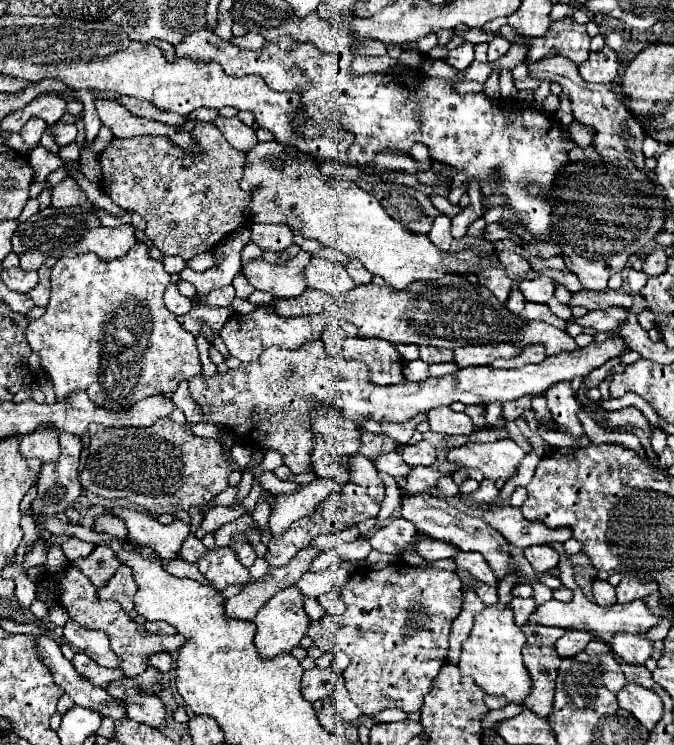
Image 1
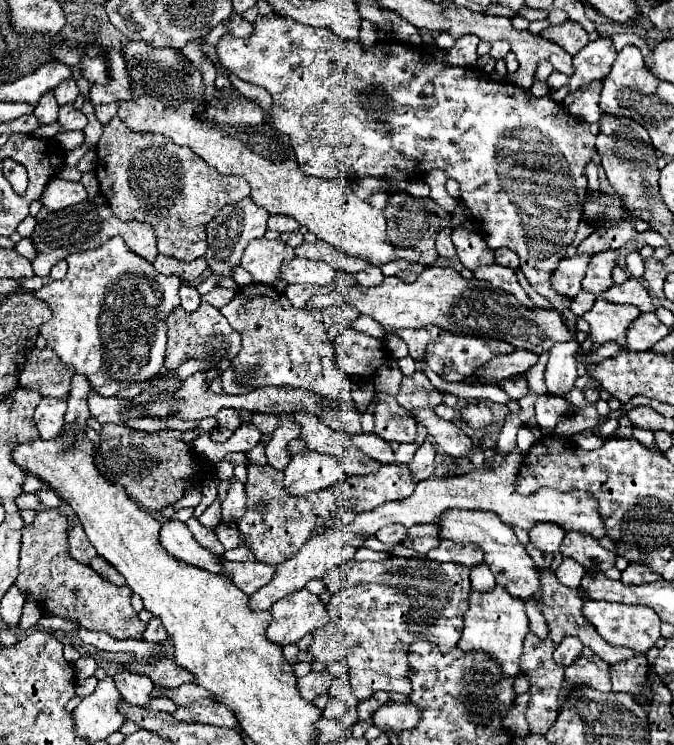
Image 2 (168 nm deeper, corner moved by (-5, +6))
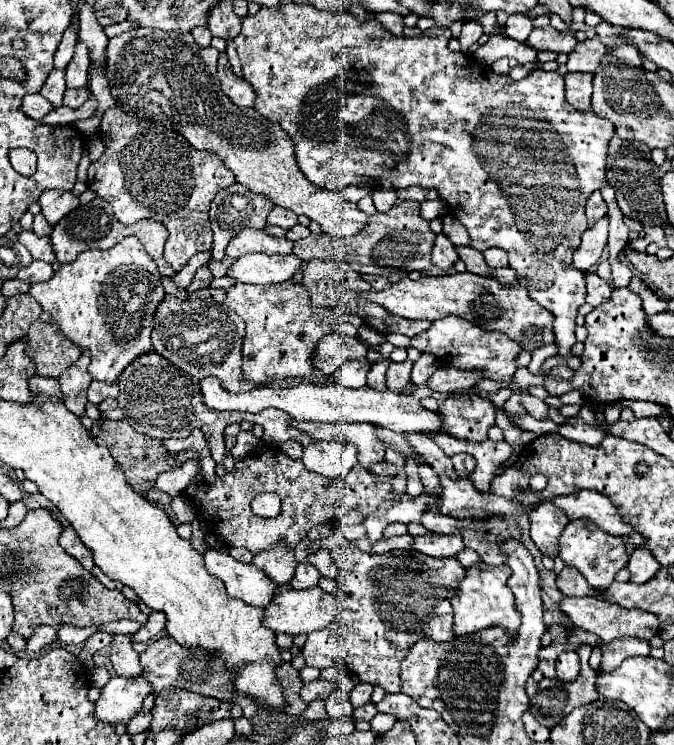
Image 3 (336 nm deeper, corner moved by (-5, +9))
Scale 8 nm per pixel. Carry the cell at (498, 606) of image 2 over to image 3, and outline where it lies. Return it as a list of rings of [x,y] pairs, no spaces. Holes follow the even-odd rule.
[[[477,564],[465,570],[465,578],[457,584],[457,594],[453,596],[453,610],[455,610],[455,626],[453,632],[457,636],[479,632],[487,626],[507,626],[507,630],[515,636],[521,624],[521,614],[515,610],[513,592],[507,586],[511,576],[509,566],[487,566]]]

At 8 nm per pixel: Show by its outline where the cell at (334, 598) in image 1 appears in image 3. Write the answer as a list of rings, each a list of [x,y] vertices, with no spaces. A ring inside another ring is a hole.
[[[319,550],[313,556],[309,556],[309,562],[317,566],[317,570],[321,572],[321,576],[325,578],[335,578],[337,576],[337,566],[335,560],[331,558],[331,554],[327,550]]]

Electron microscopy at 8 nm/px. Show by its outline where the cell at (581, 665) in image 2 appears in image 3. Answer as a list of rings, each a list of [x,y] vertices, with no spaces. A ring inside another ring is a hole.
[[[581,644],[581,648],[577,650],[577,654],[579,654],[579,658],[581,658],[581,672],[579,672],[579,676],[577,676],[575,682],[563,684],[563,682],[559,682],[557,678],[545,678],[545,680],[539,682],[537,694],[529,700],[529,708],[527,708],[527,710],[535,716],[535,720],[537,720],[539,724],[543,724],[543,726],[547,726],[547,728],[553,728],[553,726],[557,726],[557,722],[561,722],[563,716],[571,714],[575,708],[585,706],[585,704],[591,704],[591,702],[595,702],[595,700],[599,698],[597,688],[595,688],[597,672],[591,670],[591,668],[589,668],[589,662],[587,662],[589,656],[591,656],[591,650],[593,650],[591,646],[583,646],[583,644]]]

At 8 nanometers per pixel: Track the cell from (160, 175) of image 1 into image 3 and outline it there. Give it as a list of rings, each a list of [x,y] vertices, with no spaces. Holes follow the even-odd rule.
[[[117,106],[105,112],[99,134],[107,148],[87,170],[89,190],[107,200],[123,224],[133,224],[143,218],[161,220],[169,230],[165,260],[177,272],[183,270],[197,252],[211,250],[213,234],[209,228],[209,204],[221,188],[235,182],[233,172],[217,154],[197,150],[179,132],[159,122],[133,118]]]

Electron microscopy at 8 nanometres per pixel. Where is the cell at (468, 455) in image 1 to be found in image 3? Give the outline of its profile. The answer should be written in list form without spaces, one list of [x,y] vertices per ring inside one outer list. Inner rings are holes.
[[[205,378],[201,380],[201,392],[203,400],[213,410],[243,410],[243,412],[259,412],[265,408],[279,408],[287,412],[295,420],[311,420],[311,422],[369,422],[373,426],[389,428],[393,432],[437,432],[439,430],[439,418],[435,412],[425,410],[419,406],[417,396],[403,396],[393,394],[391,390],[373,390],[369,386],[365,388],[345,388],[339,384],[329,386],[313,386],[303,384],[295,388],[255,388],[243,394],[229,394],[221,388],[217,378]]]

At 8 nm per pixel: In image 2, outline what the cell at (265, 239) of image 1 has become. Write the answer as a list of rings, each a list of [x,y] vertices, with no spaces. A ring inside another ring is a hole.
[[[271,215],[269,221],[267,221],[267,229],[269,231],[279,231],[279,233],[285,233],[285,231],[297,231],[299,229],[299,223],[287,215]]]

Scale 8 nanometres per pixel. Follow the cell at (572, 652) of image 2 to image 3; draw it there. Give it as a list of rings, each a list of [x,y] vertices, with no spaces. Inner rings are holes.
[[[565,652],[557,658],[557,680],[561,682],[573,682],[573,678],[577,678],[579,674],[579,656],[577,652]]]

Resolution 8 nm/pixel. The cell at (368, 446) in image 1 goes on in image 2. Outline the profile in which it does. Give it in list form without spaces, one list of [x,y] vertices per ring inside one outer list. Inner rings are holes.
[[[389,413],[375,415],[375,433],[383,437],[385,441],[397,441],[397,443],[411,443],[415,441],[415,427],[417,421],[413,417],[393,417]]]

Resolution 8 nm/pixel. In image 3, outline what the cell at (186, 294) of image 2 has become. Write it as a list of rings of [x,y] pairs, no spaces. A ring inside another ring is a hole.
[[[161,278],[161,286],[165,288],[165,294],[171,294],[171,296],[177,296],[181,300],[187,300],[187,292],[183,288],[179,288],[171,278]]]

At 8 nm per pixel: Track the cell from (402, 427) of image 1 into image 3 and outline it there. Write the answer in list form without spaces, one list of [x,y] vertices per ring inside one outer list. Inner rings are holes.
[[[407,358],[405,362],[391,362],[387,372],[385,372],[385,378],[387,378],[387,388],[393,390],[393,392],[399,392],[403,390],[403,386],[409,384],[409,374],[411,374],[411,368],[413,368],[413,362]]]

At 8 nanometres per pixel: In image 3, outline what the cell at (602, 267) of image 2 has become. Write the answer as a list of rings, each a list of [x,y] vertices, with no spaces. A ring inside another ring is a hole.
[[[585,274],[587,282],[587,304],[599,306],[601,302],[607,302],[611,298],[611,288],[605,280],[601,280],[597,274]]]

